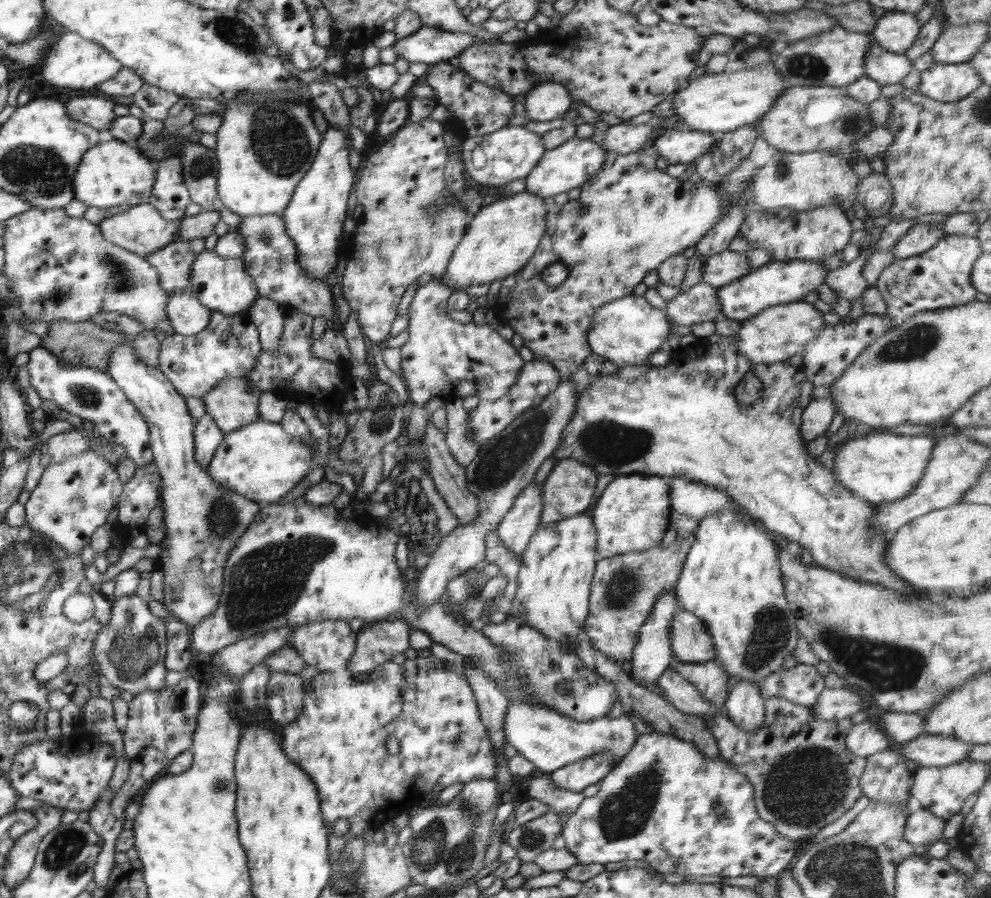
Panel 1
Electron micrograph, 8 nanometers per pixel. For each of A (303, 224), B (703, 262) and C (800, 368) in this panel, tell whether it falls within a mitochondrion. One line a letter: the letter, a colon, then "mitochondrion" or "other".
A: other
B: other
C: other

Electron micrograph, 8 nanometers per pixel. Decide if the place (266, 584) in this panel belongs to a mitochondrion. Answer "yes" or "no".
yes

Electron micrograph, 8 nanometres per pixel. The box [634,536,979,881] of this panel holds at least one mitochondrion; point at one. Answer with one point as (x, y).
(802, 789)

